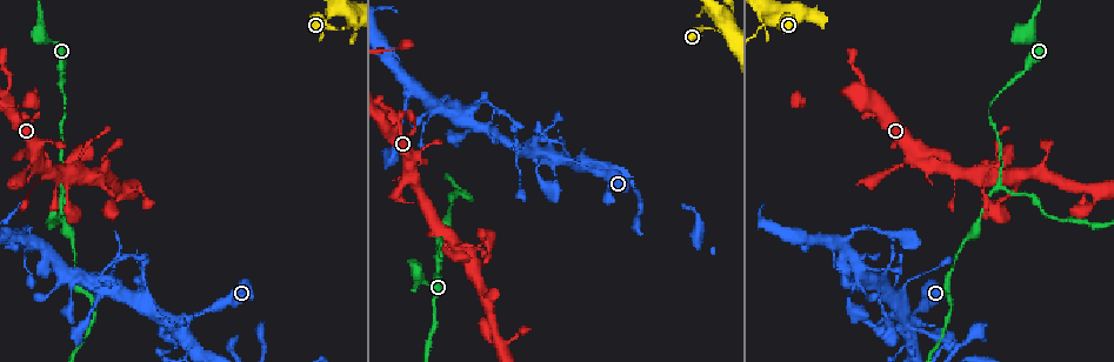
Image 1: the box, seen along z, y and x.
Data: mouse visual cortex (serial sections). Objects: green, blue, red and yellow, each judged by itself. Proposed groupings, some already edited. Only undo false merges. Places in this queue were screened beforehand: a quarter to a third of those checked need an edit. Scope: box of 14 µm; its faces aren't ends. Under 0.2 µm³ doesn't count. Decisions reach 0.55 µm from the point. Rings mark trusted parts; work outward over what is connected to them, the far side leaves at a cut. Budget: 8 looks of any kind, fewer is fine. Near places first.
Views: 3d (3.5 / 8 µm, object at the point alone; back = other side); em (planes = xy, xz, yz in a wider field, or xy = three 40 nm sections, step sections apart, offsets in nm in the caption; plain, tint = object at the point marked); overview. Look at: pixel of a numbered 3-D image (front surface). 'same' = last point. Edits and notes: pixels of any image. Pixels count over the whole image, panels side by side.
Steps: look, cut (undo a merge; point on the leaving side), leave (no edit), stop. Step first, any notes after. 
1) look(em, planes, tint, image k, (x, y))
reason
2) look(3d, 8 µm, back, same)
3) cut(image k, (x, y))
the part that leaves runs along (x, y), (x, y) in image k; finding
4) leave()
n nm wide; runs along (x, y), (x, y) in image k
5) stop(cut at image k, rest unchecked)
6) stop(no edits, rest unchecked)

look(3d, 3.5 µm, image 1, (65, 105))
a narrow waist

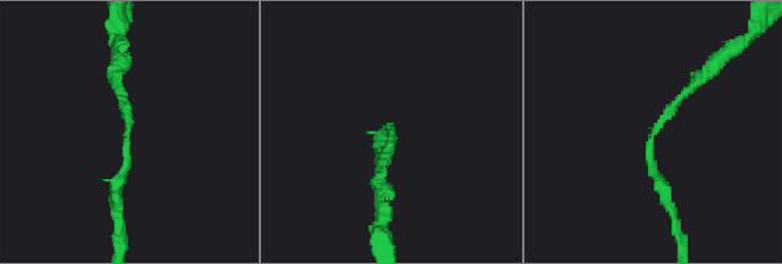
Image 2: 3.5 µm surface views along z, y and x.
look(em, xy, step 5, tint, image 2, (654, 135))
need the tissue

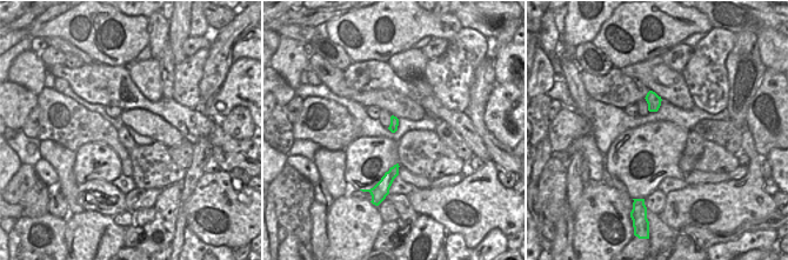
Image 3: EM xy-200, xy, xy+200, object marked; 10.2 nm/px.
leave()
100 nm wide; runs along (701, 76), (649, 140), (670, 209) in image 2; continuous, no second cell

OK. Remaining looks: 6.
look(3d, 3.5 µm, image 1, (34, 151))
arms part here

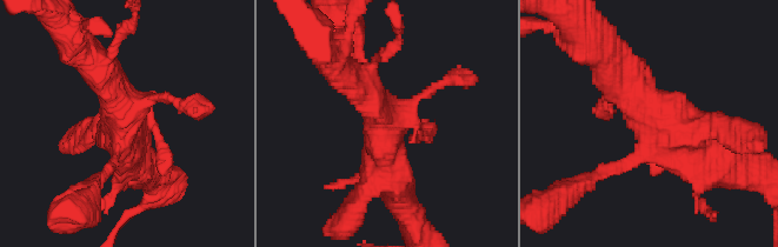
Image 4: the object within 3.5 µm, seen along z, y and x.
leave()
continuous, no second cell

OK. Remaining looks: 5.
look(3d, 3.5 µm, image 1, (1000, 185))
arms part here

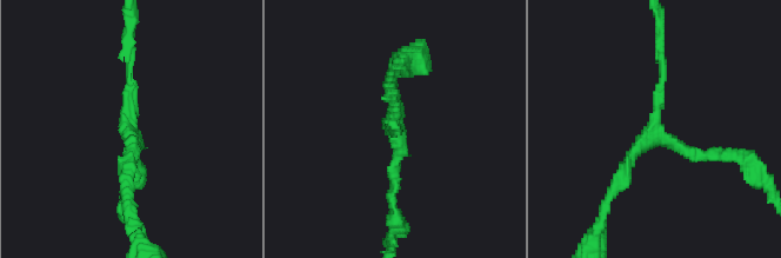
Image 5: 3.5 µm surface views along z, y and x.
look(em, xy, step 3, tint, image 5, (129, 128))
3 arms; arms of 100, 200, 200 nm; now the EM

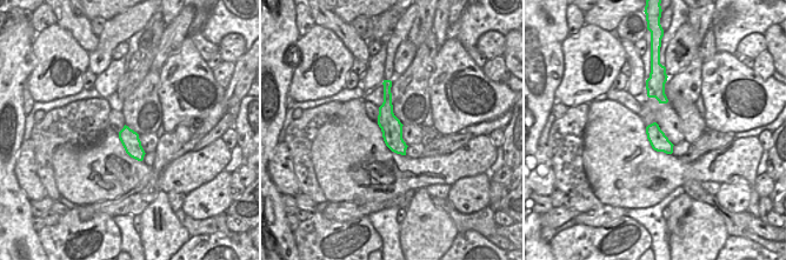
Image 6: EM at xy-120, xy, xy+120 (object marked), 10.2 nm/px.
leave()
220 nm wide; runs along (660, 51), (658, 127), (612, 192) in image 5; all the same cell

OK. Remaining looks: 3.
stop(no edits, rest unchecked)

